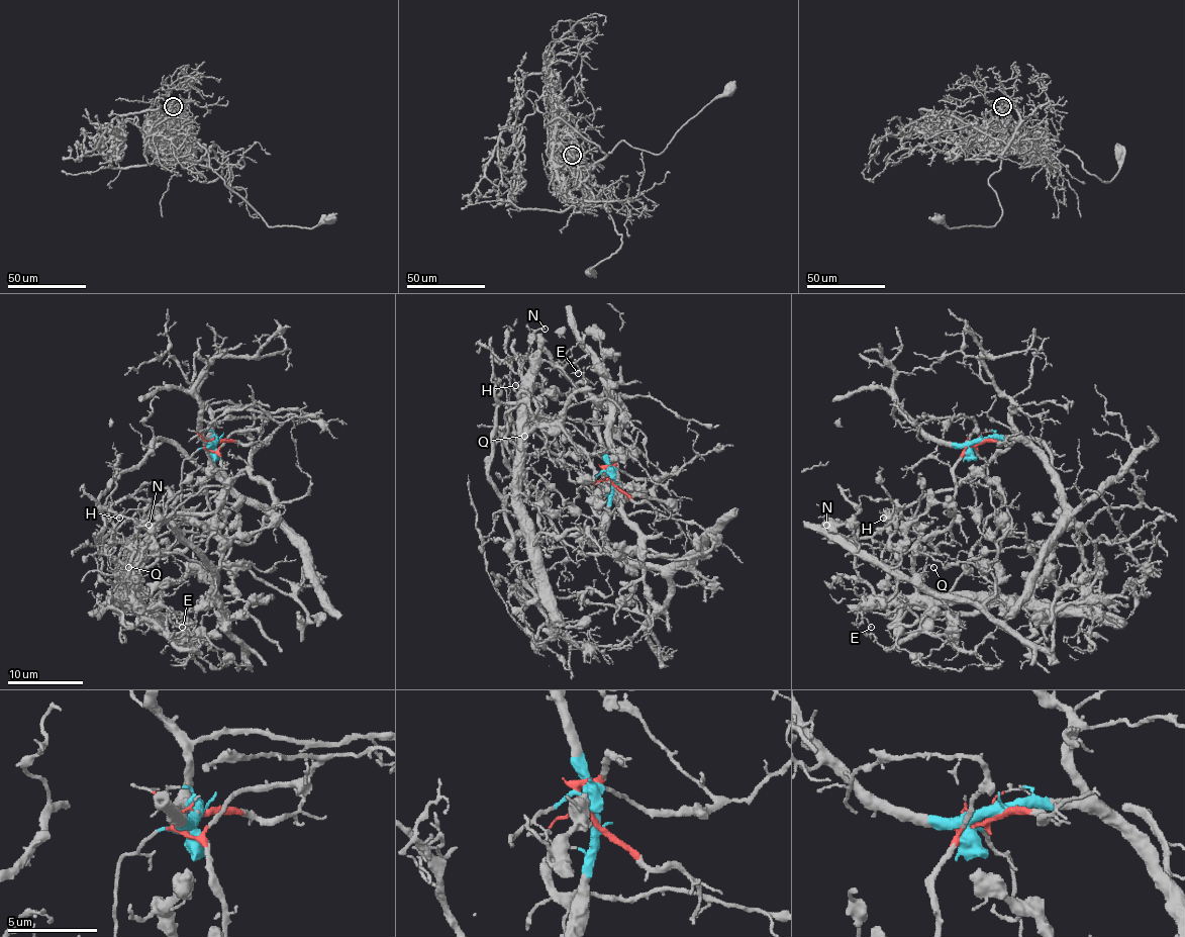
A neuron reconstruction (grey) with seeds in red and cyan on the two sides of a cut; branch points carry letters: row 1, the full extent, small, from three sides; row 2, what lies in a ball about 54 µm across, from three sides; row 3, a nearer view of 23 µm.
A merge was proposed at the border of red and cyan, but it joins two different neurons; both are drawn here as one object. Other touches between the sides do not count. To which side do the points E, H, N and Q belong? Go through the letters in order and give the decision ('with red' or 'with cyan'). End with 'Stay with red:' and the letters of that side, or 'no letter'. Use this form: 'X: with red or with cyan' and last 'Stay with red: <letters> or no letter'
E: with red
H: with red
N: with red
Q: with red
Stay with red: E, H, N, Q

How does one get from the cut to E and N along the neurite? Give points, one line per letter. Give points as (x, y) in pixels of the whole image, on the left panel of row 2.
E: (215, 443), (226, 499), (213, 510), (167, 514), (128, 569), (127, 595), (167, 606), (182, 628)
N: (215, 443), (226, 499), (159, 521), (128, 569), (127, 593), (134, 528), (150, 524)

